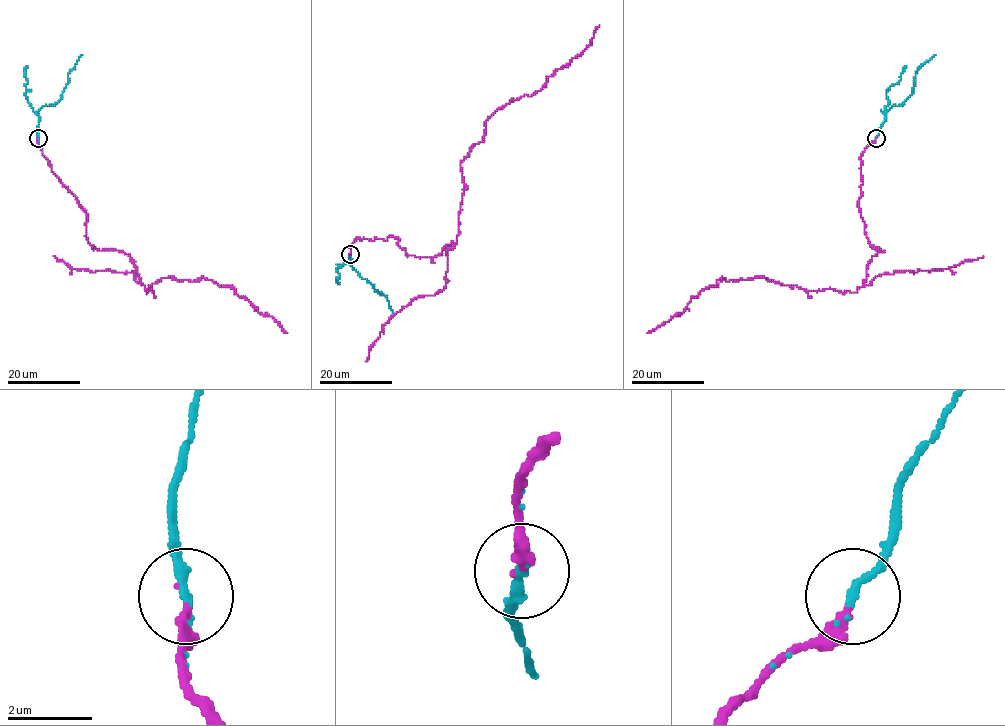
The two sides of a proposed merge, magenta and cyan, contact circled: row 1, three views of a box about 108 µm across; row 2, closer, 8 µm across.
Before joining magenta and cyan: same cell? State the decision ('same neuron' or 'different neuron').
same neuron

